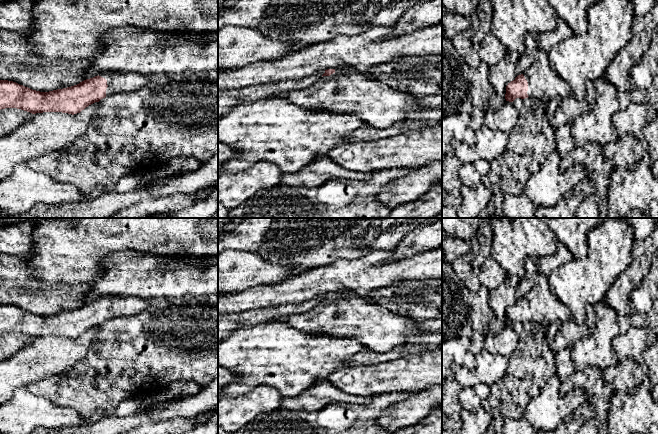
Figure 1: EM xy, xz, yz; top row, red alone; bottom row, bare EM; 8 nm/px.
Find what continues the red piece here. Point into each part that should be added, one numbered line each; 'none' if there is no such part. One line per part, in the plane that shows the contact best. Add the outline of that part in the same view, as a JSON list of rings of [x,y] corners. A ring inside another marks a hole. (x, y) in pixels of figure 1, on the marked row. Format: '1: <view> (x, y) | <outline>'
1: xy (118, 82) | [[[106,71],[99,76],[107,80],[106,96],[135,91],[146,84],[146,76],[137,72]]]

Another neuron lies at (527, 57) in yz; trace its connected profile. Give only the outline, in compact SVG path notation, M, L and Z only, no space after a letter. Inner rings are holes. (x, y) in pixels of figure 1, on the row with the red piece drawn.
M526 34L524 38L525 49L521 55L518 56L516 64L516 71L518 75L524 74L530 67L531 63L535 60L535 55L538 52L538 38L537 35Z

